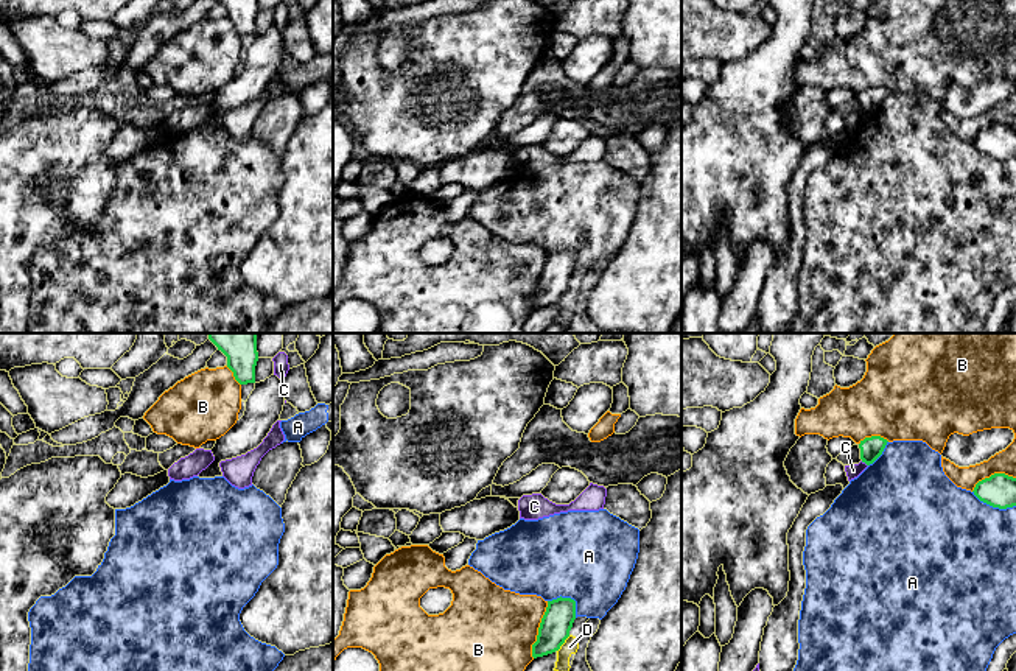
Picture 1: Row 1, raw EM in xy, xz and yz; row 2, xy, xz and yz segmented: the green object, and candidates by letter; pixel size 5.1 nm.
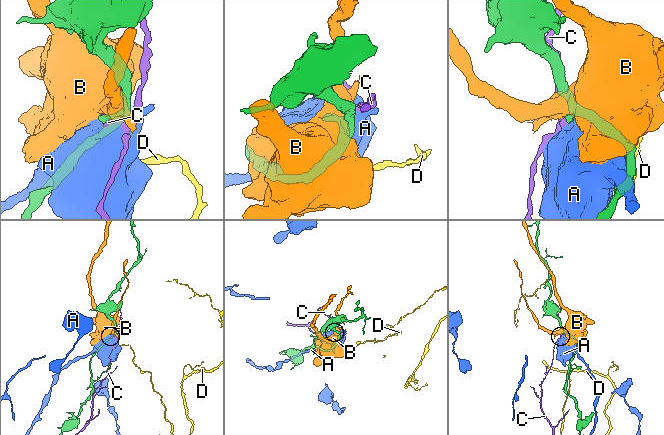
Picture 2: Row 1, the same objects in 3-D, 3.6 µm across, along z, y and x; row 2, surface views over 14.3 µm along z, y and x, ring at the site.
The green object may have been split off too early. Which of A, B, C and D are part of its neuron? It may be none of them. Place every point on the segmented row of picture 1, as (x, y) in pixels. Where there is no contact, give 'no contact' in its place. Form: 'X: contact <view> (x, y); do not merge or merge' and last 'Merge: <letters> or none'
A: contact yz (993, 506); do not merge
B: contact xz (539, 629); do not merge
C: contact yz (864, 461); do not merge
D: contact xz (564, 642); do not merge
Merge: none

